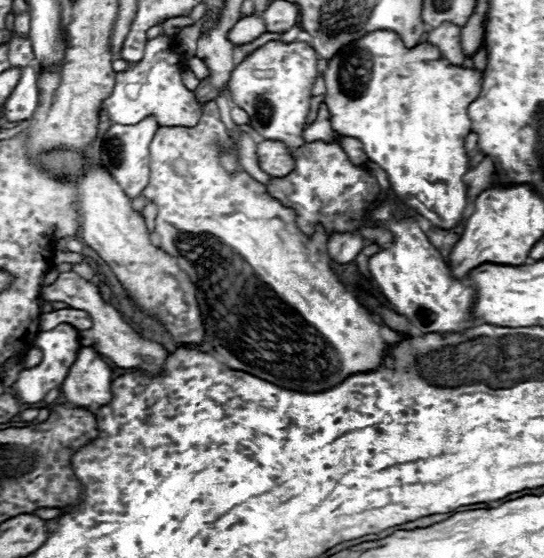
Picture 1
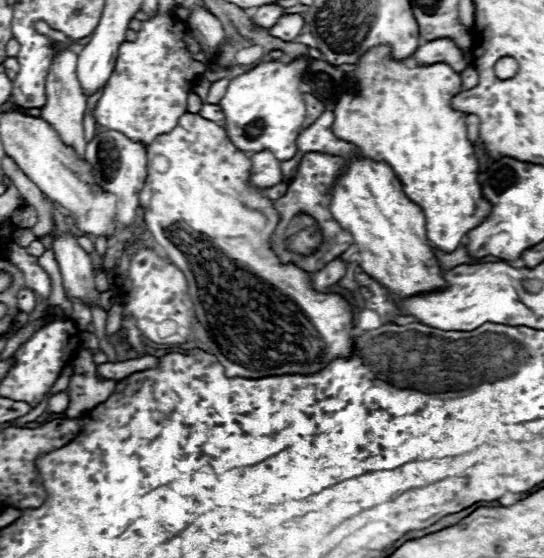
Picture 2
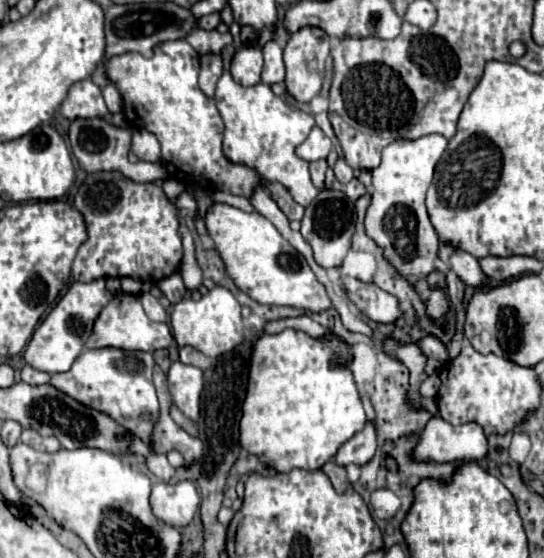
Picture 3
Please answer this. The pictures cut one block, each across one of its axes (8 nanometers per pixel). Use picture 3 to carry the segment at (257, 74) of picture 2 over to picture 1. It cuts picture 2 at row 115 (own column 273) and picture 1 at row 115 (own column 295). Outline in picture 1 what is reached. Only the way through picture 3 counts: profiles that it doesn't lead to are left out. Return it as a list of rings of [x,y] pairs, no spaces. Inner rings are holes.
[[[268,42],[232,70],[228,82],[230,98],[252,118],[250,128],[254,128],[264,140],[278,140],[288,150],[304,144],[302,132],[308,126],[306,116],[312,98],[310,88],[316,80],[316,60],[318,54],[306,42]]]

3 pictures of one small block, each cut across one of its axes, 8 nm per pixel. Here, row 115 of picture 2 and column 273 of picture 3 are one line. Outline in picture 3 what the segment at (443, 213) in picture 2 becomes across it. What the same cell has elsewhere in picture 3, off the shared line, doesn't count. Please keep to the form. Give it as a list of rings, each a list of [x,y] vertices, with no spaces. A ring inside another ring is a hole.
[[[284,330],[280,334],[264,334],[256,342],[252,354],[252,370],[248,378],[248,394],[242,406],[240,444],[258,460],[272,464],[278,472],[292,468],[318,470],[334,458],[338,448],[366,426],[366,414],[348,364],[332,366],[334,350],[302,330]]]

